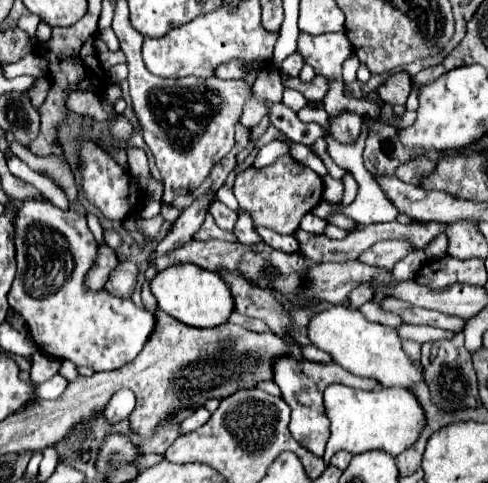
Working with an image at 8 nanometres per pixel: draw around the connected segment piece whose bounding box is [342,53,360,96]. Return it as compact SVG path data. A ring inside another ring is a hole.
M354 53L349 59L346 59L342 65L342 74L345 83L346 95L349 96L349 86L356 79L356 72L360 66L359 59Z

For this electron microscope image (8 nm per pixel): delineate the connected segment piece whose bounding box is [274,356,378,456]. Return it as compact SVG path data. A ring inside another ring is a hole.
M292 356L276 360L274 382L280 386L282 398L286 400L286 404L290 404L290 408L292 408L292 420L290 420L290 432L292 432L292 436L304 448L308 448L316 456L324 454L326 442L330 438L330 430L328 430L330 422L326 418L326 412L322 412L324 410L322 394L324 394L326 386L330 386L330 384L344 384L344 386L364 388L364 390L372 390L372 388L378 386L378 384L374 384L374 380L358 378L358 376L350 374L348 370L340 368L338 364L316 364L316 362L308 362L308 360L298 362Z

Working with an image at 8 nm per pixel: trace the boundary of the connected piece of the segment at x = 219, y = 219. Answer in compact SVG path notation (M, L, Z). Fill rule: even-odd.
M214 198L214 200L210 202L208 212L214 216L214 220L216 220L216 224L218 224L220 228L224 228L224 230L234 230L234 224L236 224L238 214L236 214L234 210L230 210L228 206L224 206L220 200Z

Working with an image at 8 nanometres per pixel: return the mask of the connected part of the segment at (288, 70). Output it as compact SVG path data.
M294 52L292 56L288 56L288 58L282 62L280 72L282 72L282 74L290 74L290 76L298 76L300 70L302 70L302 66L304 66L302 54L300 54L300 52Z

